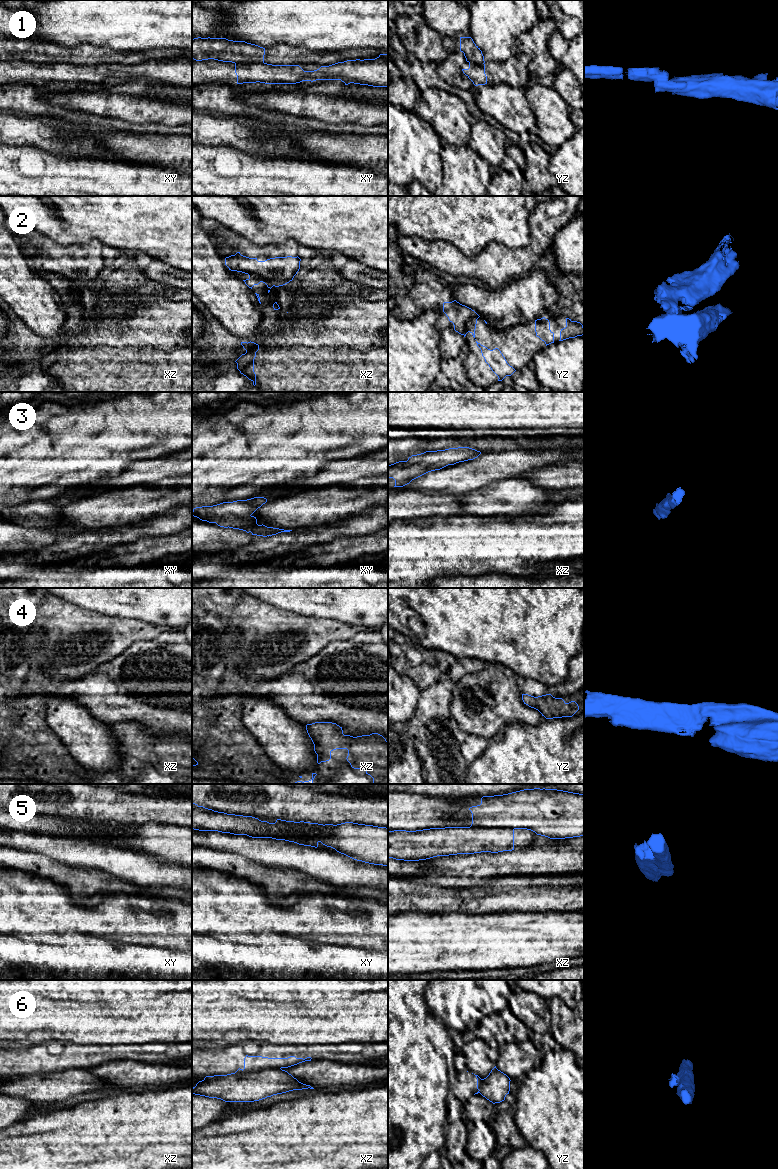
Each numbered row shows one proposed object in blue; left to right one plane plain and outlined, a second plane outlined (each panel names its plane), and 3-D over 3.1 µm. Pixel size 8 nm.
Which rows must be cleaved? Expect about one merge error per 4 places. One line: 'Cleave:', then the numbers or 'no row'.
Cleave: 1, 2, 5, 6

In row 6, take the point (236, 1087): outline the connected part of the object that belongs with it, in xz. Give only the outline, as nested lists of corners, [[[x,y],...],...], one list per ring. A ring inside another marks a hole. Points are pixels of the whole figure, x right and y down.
[[[281,1068],[252,1073],[206,1076],[192,1088],[192,1094],[225,1102],[254,1102],[293,1090],[314,1089]]]

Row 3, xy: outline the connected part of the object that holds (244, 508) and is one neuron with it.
[[[254,497],[213,506],[196,507],[192,511],[192,516],[202,521],[216,523],[220,527],[239,529],[263,537],[292,531],[257,524],[257,519],[252,514],[266,502],[267,499],[264,497]]]

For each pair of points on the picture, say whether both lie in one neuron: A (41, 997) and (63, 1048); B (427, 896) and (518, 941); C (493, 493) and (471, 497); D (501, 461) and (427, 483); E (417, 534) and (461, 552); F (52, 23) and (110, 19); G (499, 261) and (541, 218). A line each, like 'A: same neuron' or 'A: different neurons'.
A: different neurons
B: different neurons
C: same neuron
D: same neuron
E: same neuron
F: same neuron
G: same neuron

